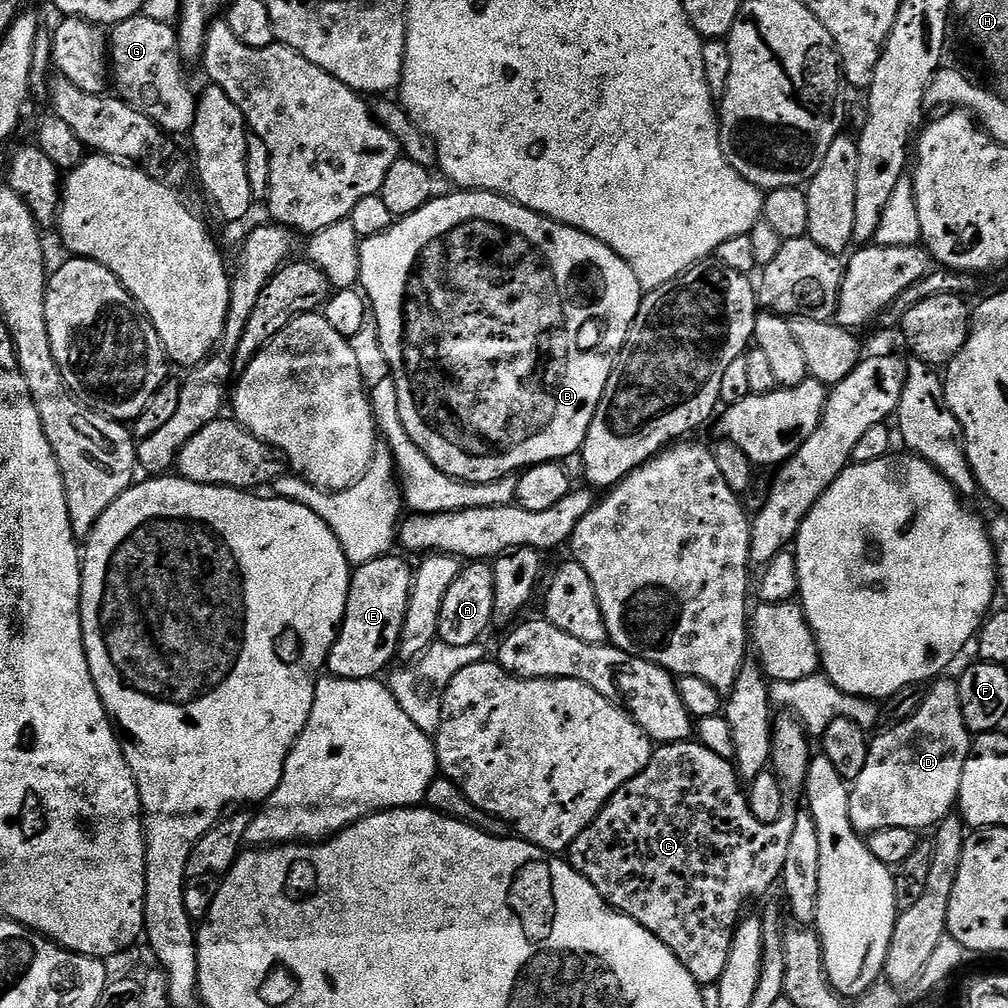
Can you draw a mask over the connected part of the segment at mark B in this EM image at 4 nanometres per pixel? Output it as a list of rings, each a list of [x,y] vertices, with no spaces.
[[[452,190],[449,196],[437,195],[426,206],[422,206],[422,210],[409,216],[399,217],[392,227],[382,234],[363,237],[360,242],[360,278],[358,284],[370,305],[370,316],[374,324],[376,320],[376,336],[380,339],[380,352],[384,355],[385,362],[388,363],[387,371],[394,378],[394,386],[398,386],[398,411],[402,413],[402,426],[406,426],[406,434],[410,434],[410,438],[414,438],[414,442],[423,450],[426,458],[430,458],[430,462],[434,462],[434,466],[438,466],[438,470],[442,470],[447,476],[453,476],[455,480],[465,480],[475,484],[494,482],[498,478],[519,473],[521,470],[532,468],[536,464],[562,462],[568,456],[579,453],[584,446],[584,439],[588,433],[590,422],[594,422],[598,402],[602,402],[606,382],[610,382],[612,365],[618,353],[624,348],[628,331],[638,314],[642,299],[642,289],[638,278],[634,278],[634,270],[630,270],[627,262],[614,250],[610,250],[610,246],[598,242],[598,238],[594,238],[577,228],[559,224],[556,220],[538,214],[518,202],[509,200],[506,196],[498,195],[496,192],[473,192],[471,190]]]

